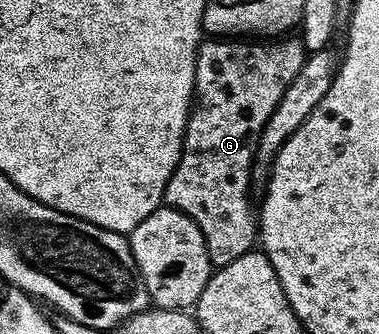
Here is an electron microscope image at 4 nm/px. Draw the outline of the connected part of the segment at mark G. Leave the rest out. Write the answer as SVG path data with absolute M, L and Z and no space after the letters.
M207 37L199 44L199 52L195 58L194 98L197 102L187 120L187 132L183 135L183 152L177 161L171 180L167 183L167 188L163 194L163 203L188 215L197 225L197 229L201 229L203 240L207 246L207 256L211 258L212 268L215 269L229 265L229 261L237 261L237 257L252 250L257 243L257 211L256 208L251 208L251 198L253 198L251 167L255 163L255 150L259 144L261 129L265 129L269 116L273 114L273 109L277 109L277 101L281 101L281 97L285 97L285 89L289 89L289 81L293 81L293 77L297 77L297 73L301 73L301 65L307 61L309 54L307 48L303 46L302 38L287 38L291 37L279 37L274 41L248 41L243 37Z

